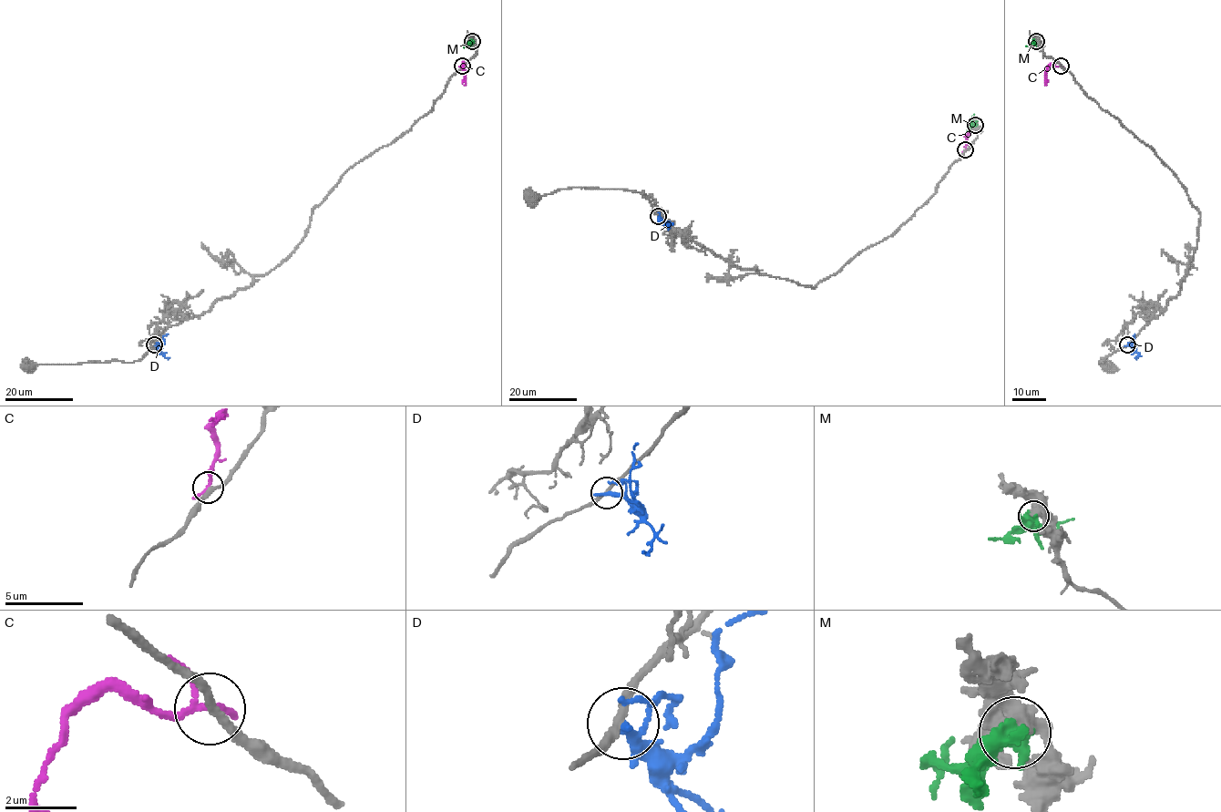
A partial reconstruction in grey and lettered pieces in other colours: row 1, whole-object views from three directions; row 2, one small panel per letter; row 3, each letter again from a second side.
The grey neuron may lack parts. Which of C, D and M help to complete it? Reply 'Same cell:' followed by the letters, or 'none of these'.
Same cell: M

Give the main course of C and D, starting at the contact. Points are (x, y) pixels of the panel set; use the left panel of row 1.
C: (462, 66), (463, 64), (466, 72), (463, 86)
D: (155, 345), (160, 347), (163, 336), (168, 334)

